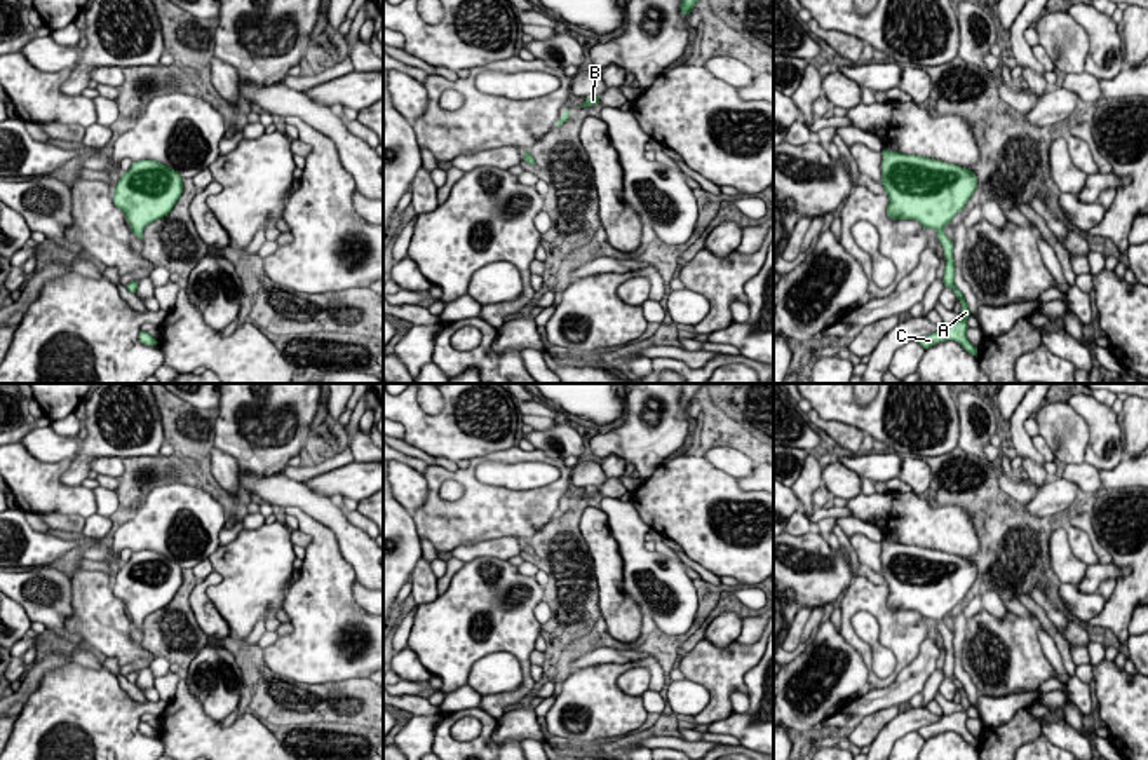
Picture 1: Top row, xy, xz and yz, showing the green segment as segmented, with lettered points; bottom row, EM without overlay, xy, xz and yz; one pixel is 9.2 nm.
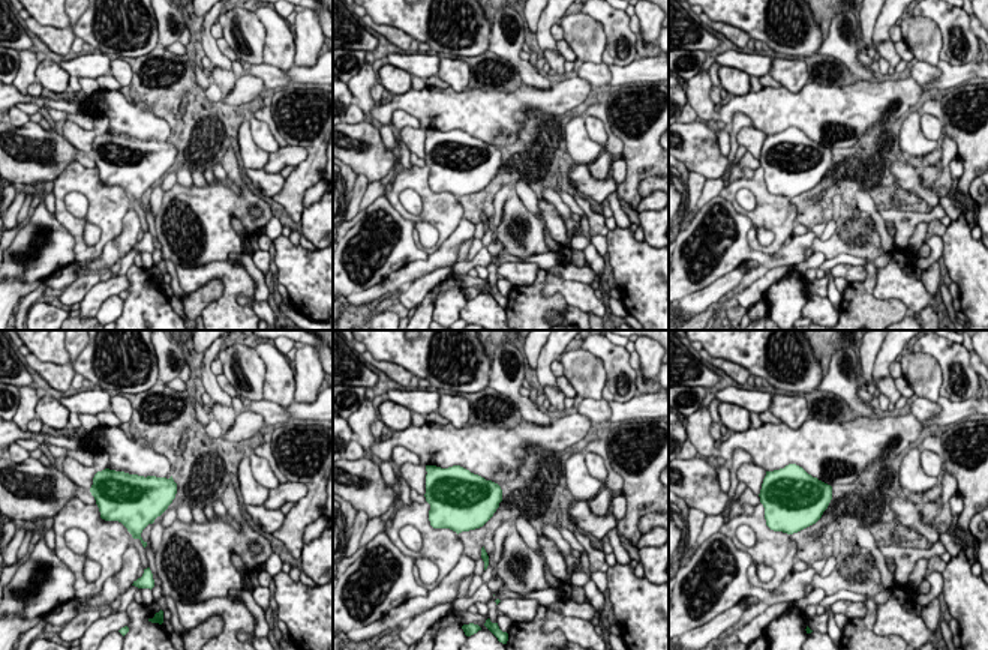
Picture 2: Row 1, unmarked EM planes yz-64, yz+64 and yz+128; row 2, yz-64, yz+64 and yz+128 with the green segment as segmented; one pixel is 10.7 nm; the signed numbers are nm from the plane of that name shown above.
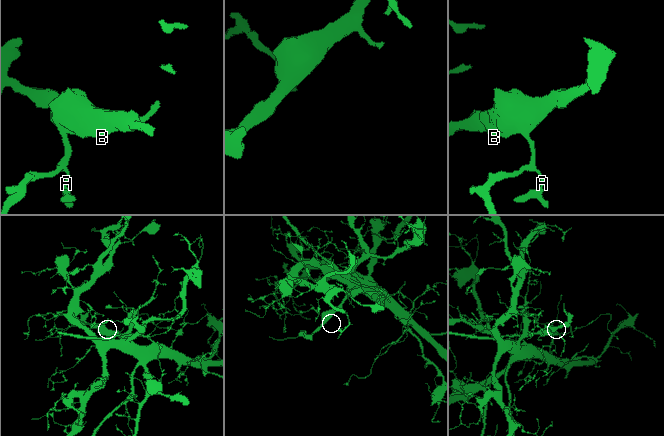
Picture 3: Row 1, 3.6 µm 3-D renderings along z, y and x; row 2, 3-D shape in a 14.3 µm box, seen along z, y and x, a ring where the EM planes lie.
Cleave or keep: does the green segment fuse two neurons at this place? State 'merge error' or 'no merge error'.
no merge error

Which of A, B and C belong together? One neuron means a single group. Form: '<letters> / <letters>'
A B C

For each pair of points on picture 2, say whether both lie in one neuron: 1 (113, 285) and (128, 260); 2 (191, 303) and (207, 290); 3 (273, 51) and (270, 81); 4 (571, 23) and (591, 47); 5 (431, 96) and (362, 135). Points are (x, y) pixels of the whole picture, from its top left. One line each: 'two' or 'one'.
1: two
2: one
3: two
4: one
5: two

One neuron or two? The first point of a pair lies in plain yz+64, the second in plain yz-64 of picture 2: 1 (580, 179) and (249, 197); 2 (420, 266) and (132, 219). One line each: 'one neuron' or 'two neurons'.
1: two neurons
2: one neuron

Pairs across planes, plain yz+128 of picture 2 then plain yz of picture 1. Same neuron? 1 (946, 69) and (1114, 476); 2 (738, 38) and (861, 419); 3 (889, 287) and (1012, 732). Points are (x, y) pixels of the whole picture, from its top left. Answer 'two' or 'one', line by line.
1: one
2: two
3: two

